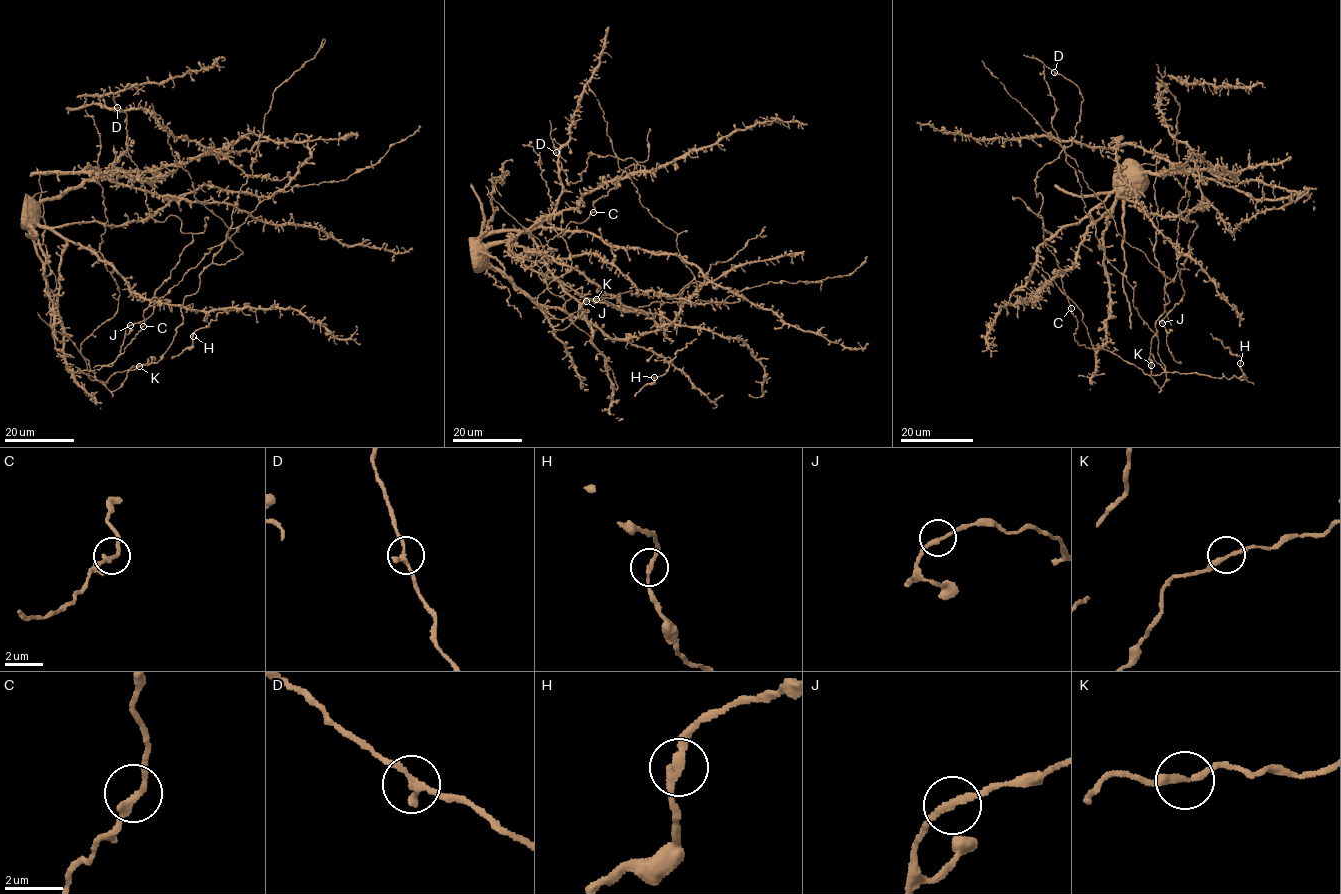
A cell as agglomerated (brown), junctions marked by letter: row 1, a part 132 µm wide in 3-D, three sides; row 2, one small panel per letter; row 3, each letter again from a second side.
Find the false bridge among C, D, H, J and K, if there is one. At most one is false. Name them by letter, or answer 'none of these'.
none of these

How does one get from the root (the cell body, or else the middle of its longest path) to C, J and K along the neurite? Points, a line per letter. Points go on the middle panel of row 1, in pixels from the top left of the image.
C: (545, 218), (516, 238), (509, 236), (510, 249), (525, 269), (569, 223), (585, 221), (593, 212)
J: (545, 218), (572, 261), (538, 296), (552, 316), (630, 290), (667, 298), (632, 312), (586, 301)
K: (545, 218), (565, 242), (571, 271), (552, 281), (538, 296), (537, 305), (563, 320), (587, 298), (596, 299)

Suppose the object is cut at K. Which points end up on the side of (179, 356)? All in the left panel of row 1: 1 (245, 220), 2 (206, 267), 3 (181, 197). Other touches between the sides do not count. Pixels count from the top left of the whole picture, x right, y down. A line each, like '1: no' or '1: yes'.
1: yes
2: no
3: yes

